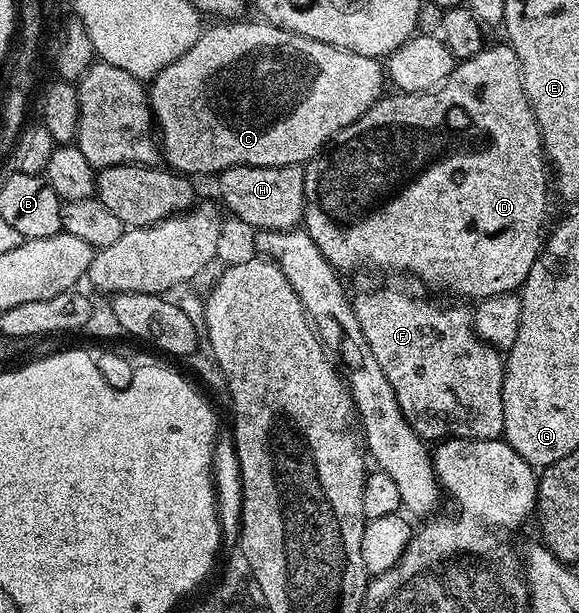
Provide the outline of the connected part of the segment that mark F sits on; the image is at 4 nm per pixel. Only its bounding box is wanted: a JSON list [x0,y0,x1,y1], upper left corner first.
[352,282,506,440]

